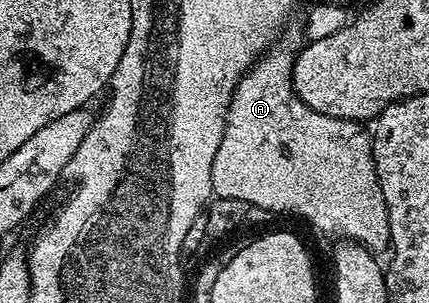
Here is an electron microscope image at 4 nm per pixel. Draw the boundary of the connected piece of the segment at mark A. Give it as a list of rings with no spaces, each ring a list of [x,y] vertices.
[[[290,29],[256,58],[256,62],[246,70],[237,83],[236,90],[232,93],[232,102],[226,114],[222,143],[218,143],[218,155],[214,155],[212,192],[217,198],[225,197],[226,199],[244,200],[250,207],[256,208],[257,205],[258,208],[269,209],[272,213],[293,213],[296,217],[305,217],[314,228],[321,229],[324,233],[333,233],[334,236],[340,237],[336,239],[343,239],[348,243],[365,245],[367,249],[373,251],[387,250],[392,239],[390,235],[390,219],[386,211],[386,199],[382,195],[382,187],[378,183],[378,175],[374,167],[372,139],[369,130],[359,121],[347,121],[346,119],[338,119],[334,115],[322,115],[318,111],[306,107],[306,103],[302,103],[302,99],[298,99],[298,95],[292,86],[292,68],[296,62],[297,46],[301,44],[301,41],[299,31]]]

